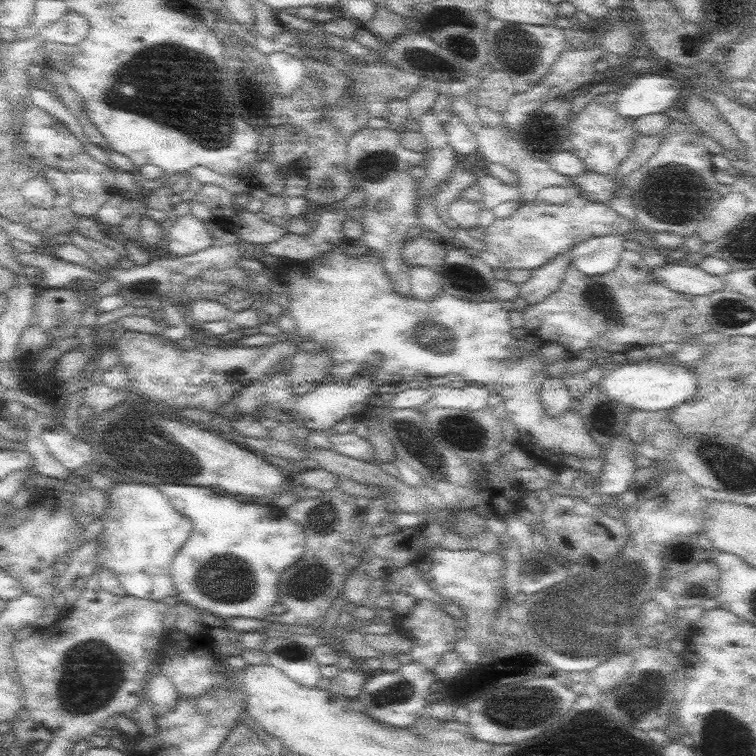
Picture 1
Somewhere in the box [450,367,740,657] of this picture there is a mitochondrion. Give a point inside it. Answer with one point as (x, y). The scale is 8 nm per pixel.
(537, 570)

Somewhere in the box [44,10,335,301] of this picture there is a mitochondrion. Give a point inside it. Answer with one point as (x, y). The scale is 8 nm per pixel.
(177, 89)

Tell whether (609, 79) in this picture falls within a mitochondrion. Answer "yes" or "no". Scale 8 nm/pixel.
no

